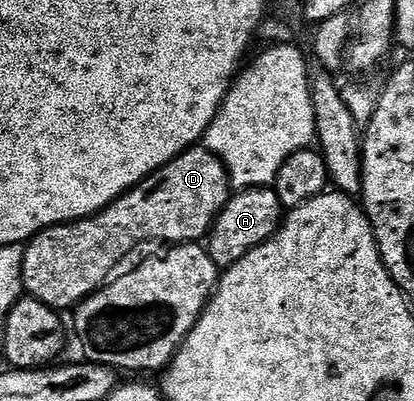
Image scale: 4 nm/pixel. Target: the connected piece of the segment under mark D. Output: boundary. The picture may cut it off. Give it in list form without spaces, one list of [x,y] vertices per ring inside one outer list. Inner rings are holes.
[[[203,146],[191,147],[93,216],[44,228],[38,236],[28,241],[23,254],[24,291],[52,308],[72,310],[103,287],[110,279],[109,271],[136,244],[145,244],[148,240],[170,240],[168,243],[176,246],[204,241],[213,227],[213,219],[221,213],[230,195],[229,175],[221,159]]]

